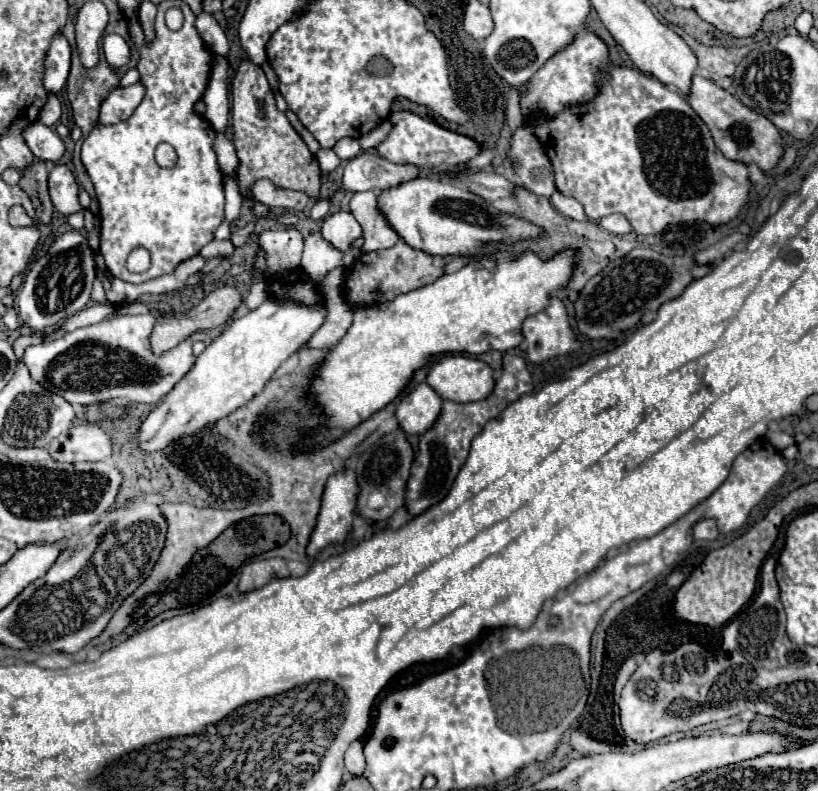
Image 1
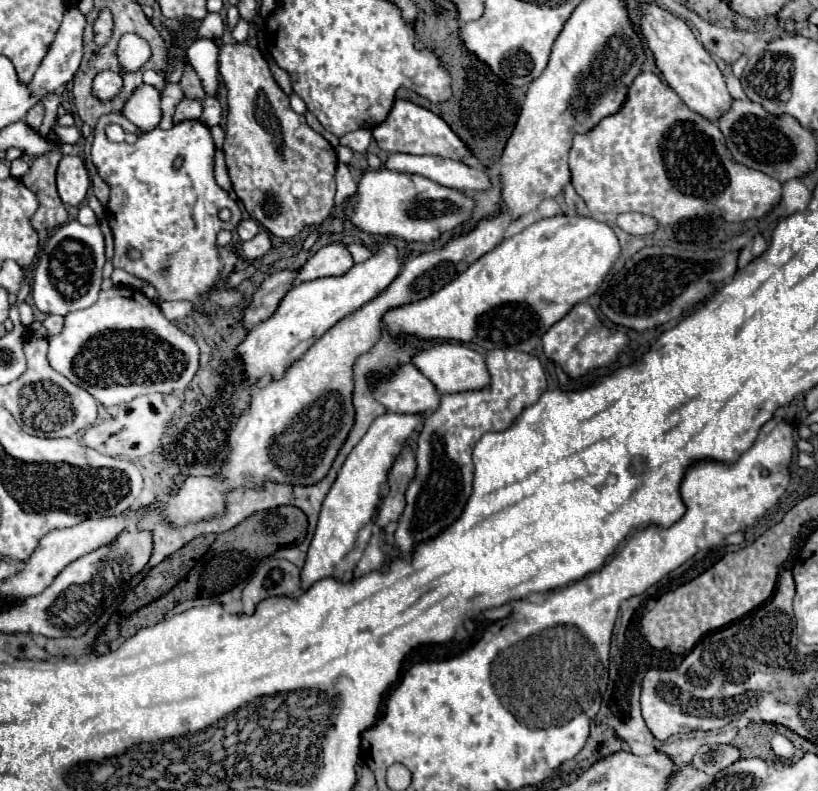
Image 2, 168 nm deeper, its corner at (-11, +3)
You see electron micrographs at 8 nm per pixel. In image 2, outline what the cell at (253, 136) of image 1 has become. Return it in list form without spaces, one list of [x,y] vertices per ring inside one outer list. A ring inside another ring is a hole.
[[[246,43],[218,45],[218,71],[220,79],[228,89],[228,119],[226,119],[226,141],[222,151],[226,155],[228,175],[234,193],[244,203],[244,209],[252,219],[262,223],[272,235],[280,239],[296,237],[304,227],[322,225],[332,213],[336,193],[336,151],[334,147],[314,129],[308,127],[304,115],[298,115],[290,107],[288,95],[276,85],[266,59],[258,47]]]

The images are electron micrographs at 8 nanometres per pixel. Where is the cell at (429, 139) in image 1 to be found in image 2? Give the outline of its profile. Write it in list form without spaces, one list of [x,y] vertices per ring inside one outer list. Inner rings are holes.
[[[396,99],[386,121],[376,125],[372,129],[372,135],[378,143],[378,147],[388,151],[388,153],[440,155],[440,157],[448,157],[448,159],[462,159],[462,157],[470,155],[468,147],[460,141],[460,137],[456,137],[456,133],[452,133],[452,129],[448,127],[448,123],[444,119],[440,119],[432,111],[418,107],[418,105],[414,105],[412,101],[406,101],[406,99]]]

